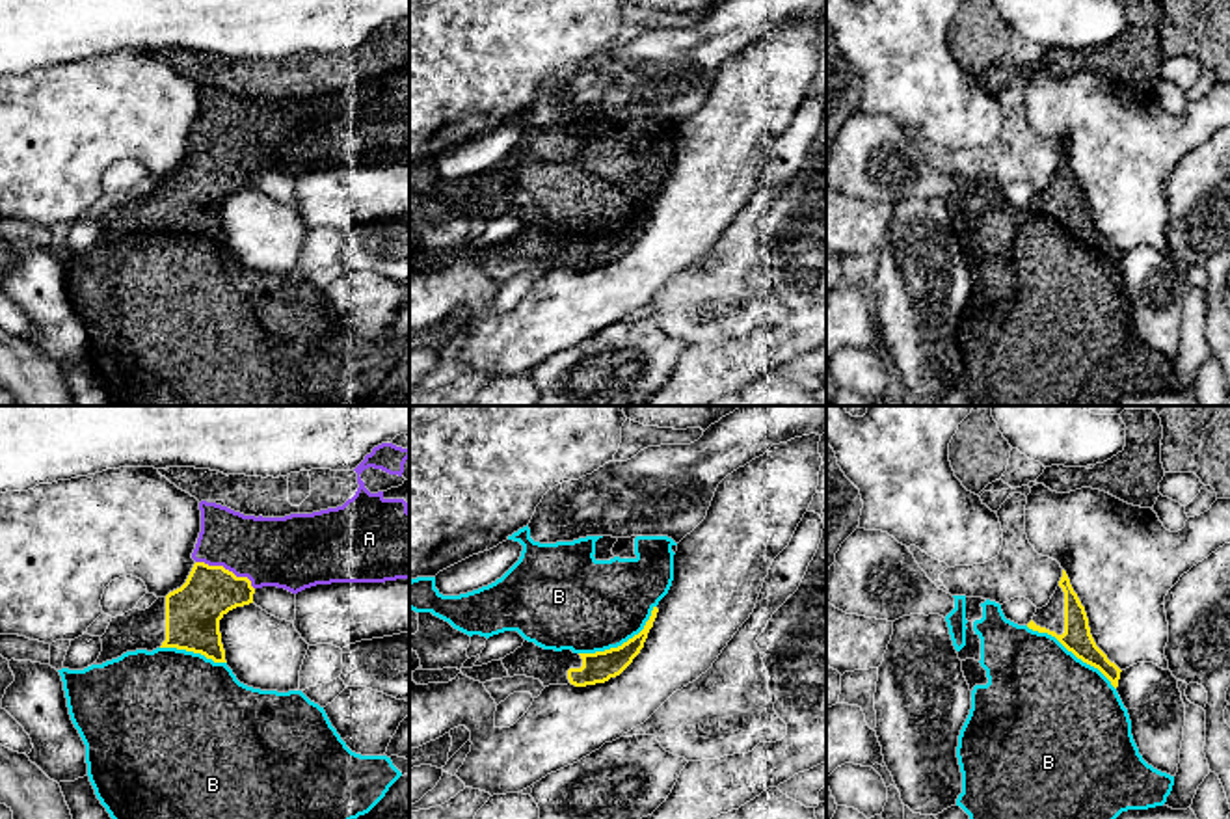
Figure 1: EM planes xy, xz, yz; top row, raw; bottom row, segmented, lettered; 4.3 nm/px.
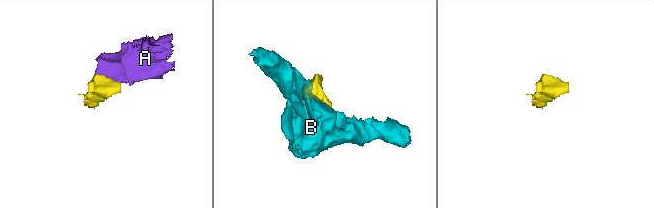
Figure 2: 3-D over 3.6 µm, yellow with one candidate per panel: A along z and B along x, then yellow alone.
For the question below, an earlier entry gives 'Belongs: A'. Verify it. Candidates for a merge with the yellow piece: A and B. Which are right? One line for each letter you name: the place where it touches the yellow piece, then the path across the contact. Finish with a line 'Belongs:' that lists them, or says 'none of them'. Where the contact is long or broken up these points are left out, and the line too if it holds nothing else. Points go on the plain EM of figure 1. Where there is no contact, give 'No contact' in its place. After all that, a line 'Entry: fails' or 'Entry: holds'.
A: Touches yellow at xy (227, 153). Path across: xy (192, 196), (227, 153), (246, 134), (270, 134)
Belongs: A
Entry: holds

